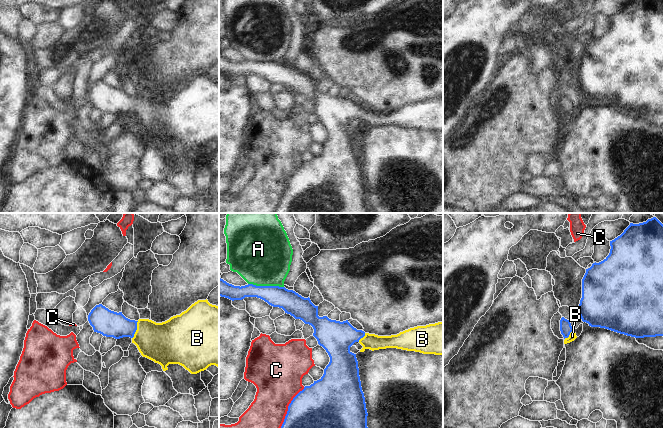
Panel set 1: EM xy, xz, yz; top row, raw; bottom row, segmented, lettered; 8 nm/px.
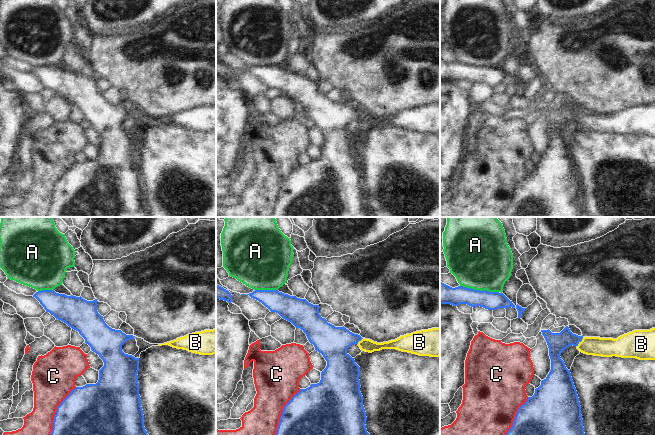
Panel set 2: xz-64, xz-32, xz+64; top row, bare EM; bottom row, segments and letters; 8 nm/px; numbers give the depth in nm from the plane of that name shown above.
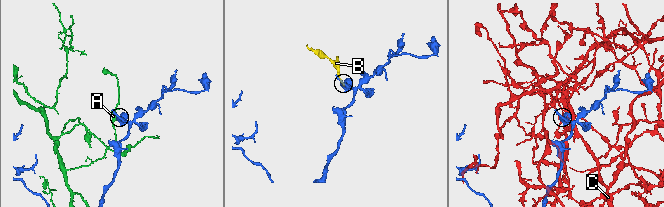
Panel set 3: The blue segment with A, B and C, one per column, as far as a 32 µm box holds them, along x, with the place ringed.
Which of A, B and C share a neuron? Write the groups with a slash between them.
A / B / C

